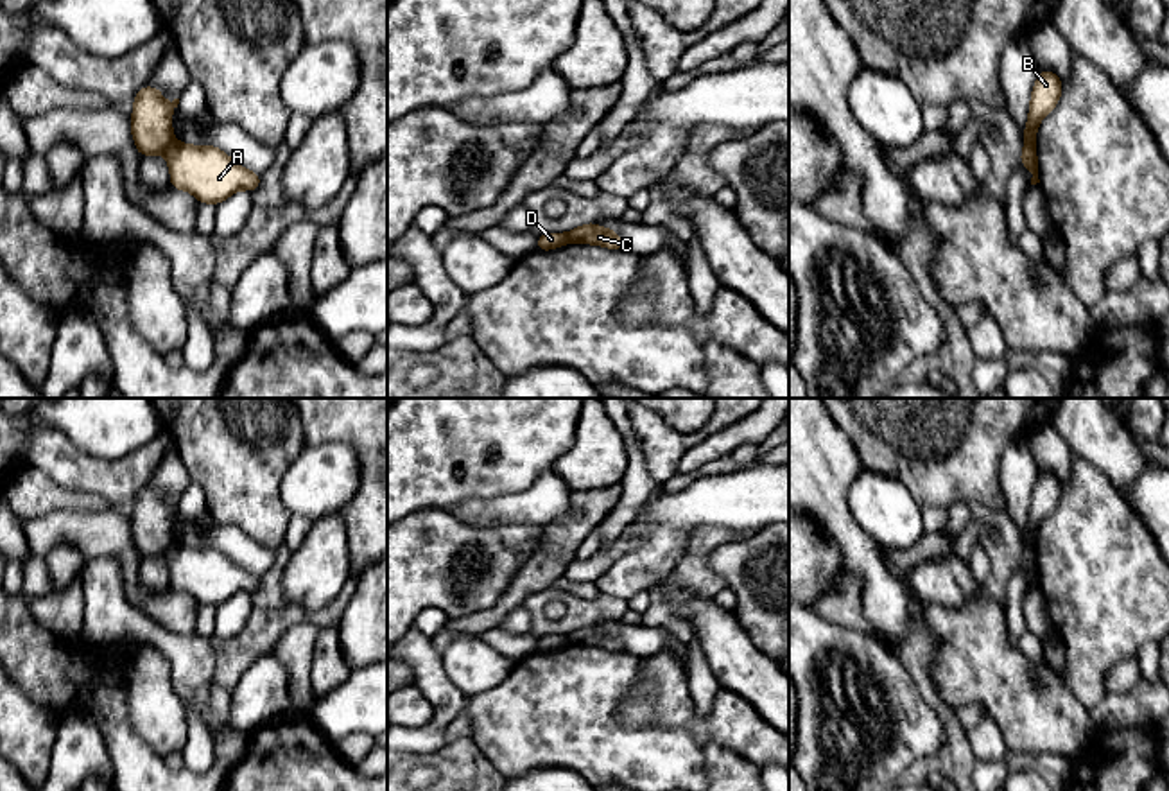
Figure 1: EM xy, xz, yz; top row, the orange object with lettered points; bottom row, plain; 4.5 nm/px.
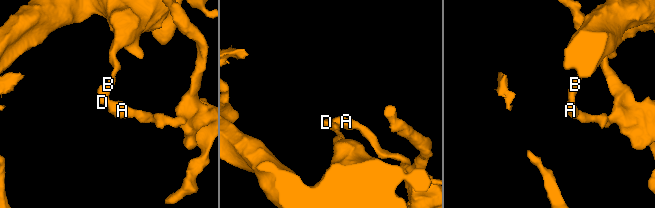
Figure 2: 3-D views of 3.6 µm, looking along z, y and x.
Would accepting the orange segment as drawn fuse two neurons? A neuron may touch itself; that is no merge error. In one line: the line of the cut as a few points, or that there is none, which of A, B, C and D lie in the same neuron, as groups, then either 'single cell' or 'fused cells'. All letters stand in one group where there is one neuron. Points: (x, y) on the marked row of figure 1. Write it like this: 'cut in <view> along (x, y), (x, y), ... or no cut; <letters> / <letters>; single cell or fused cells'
cut in xy along (174, 140), (162, 153); A C / B D; fused cells

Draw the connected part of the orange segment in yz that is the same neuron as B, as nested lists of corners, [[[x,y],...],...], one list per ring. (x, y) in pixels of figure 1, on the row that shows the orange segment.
[[[1042,70],[1031,91],[1029,117],[1022,133],[1026,145],[1035,145],[1036,131],[1045,115],[1049,115],[1061,95],[1063,83],[1051,70]]]

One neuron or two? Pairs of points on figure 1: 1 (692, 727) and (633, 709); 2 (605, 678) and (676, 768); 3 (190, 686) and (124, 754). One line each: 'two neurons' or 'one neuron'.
1: one neuron
2: one neuron
3: two neurons

